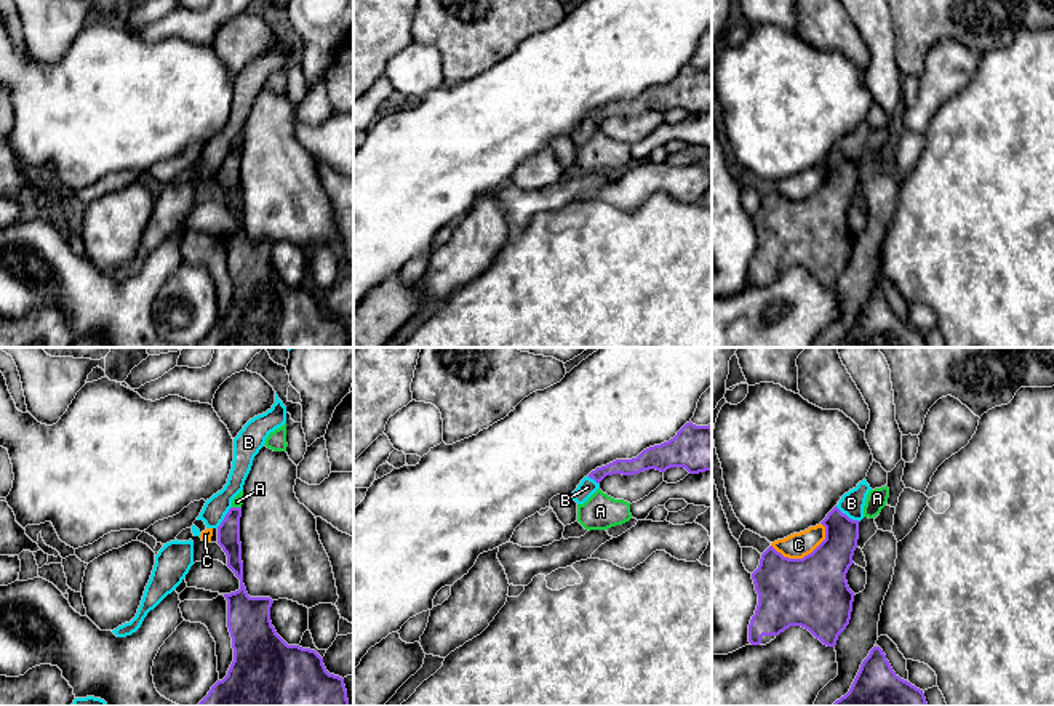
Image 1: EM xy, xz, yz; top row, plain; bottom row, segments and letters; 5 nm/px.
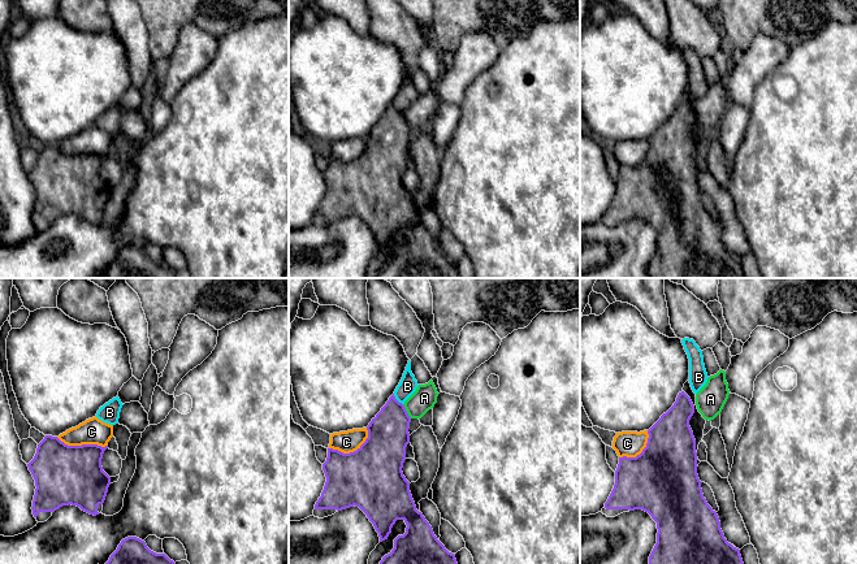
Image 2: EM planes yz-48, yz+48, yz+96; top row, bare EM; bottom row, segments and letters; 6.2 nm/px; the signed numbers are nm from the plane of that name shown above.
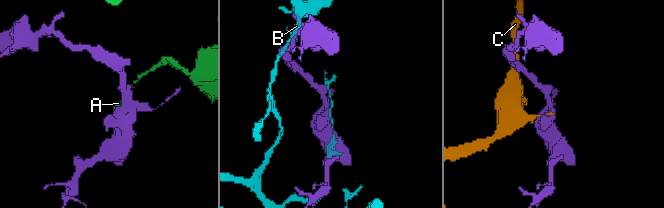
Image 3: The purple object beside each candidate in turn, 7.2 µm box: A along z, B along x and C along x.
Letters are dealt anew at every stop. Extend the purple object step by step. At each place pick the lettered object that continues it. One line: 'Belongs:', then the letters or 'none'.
Belongs: none

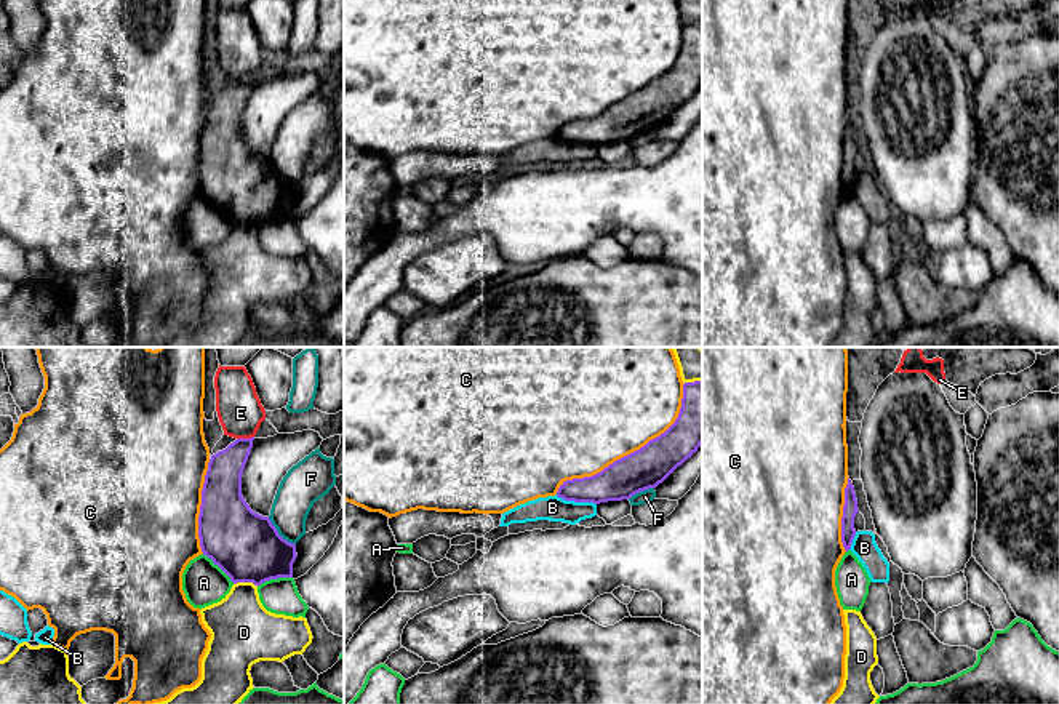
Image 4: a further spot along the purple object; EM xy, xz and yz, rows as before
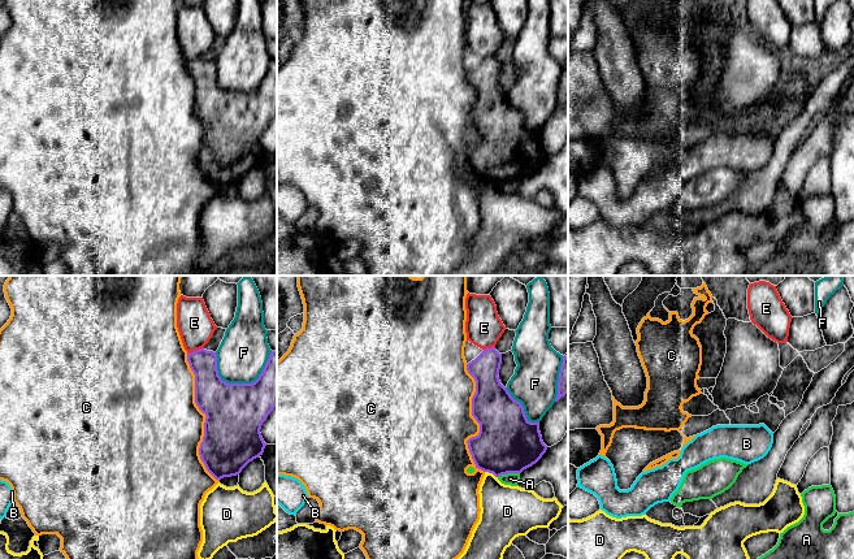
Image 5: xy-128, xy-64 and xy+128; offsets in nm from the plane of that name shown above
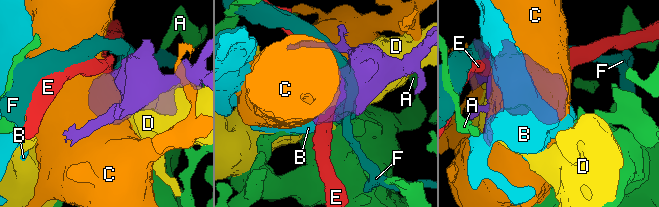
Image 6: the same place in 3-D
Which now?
Belongs: none

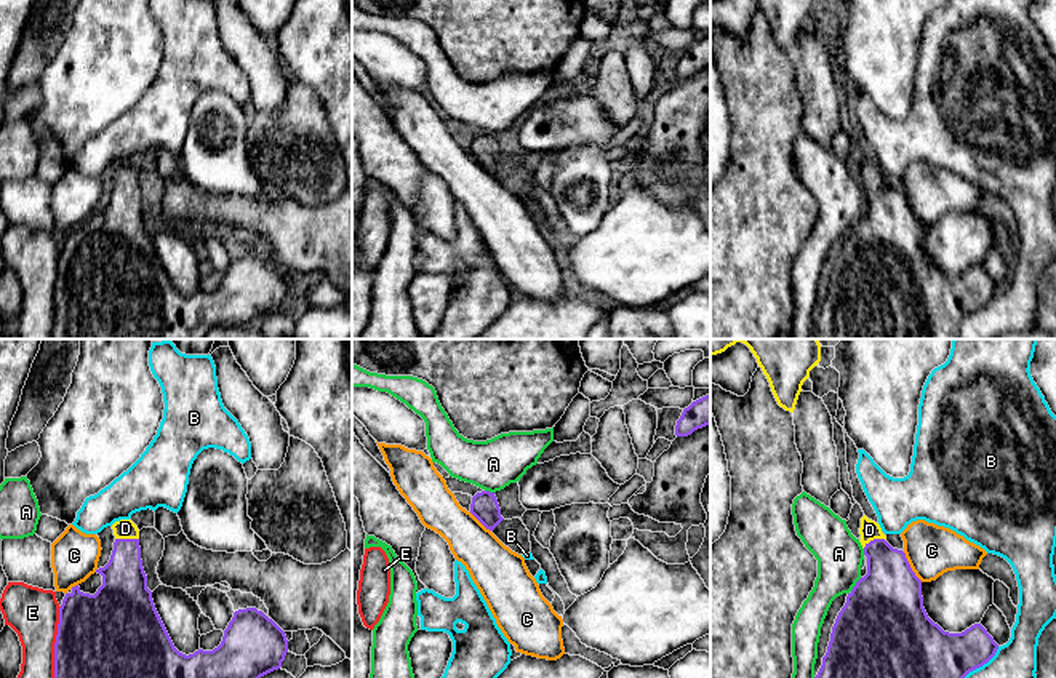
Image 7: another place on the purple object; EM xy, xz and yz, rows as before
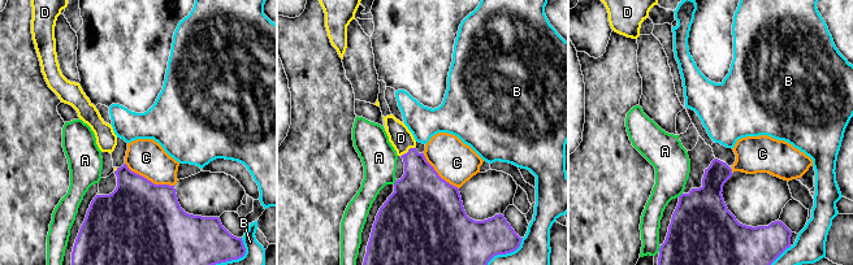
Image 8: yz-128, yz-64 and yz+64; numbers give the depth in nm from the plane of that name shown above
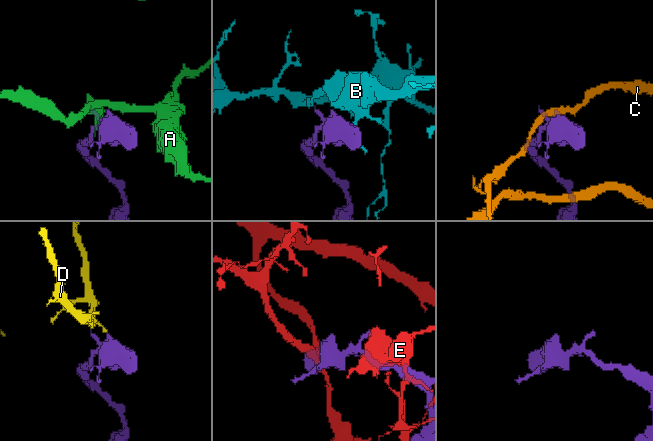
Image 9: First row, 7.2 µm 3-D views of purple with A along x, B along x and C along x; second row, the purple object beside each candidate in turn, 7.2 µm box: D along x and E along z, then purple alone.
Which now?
Belongs: D

